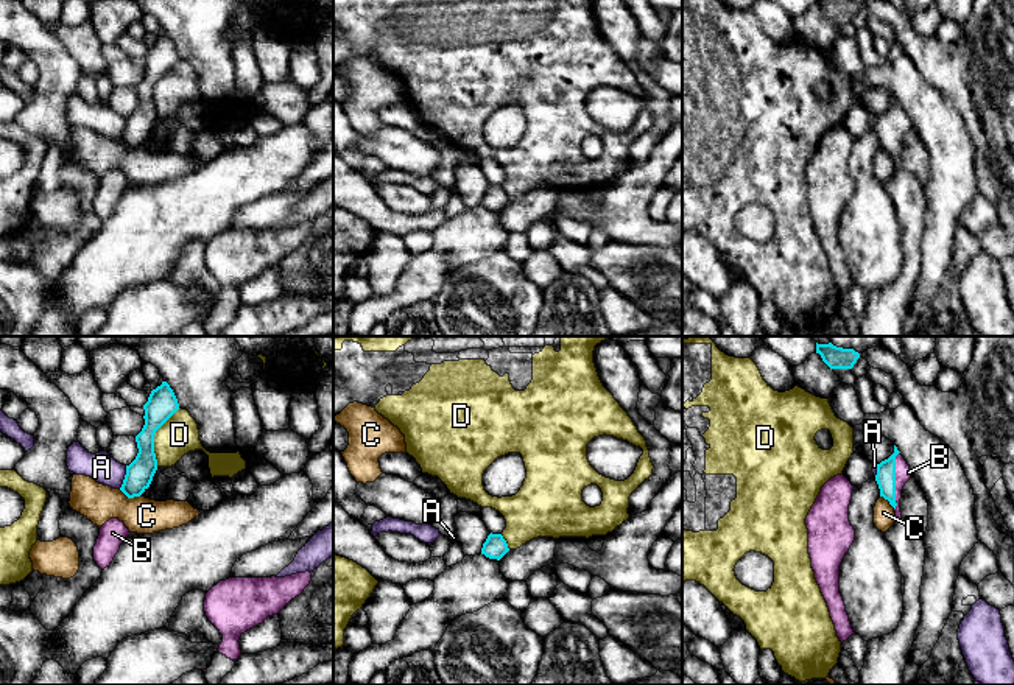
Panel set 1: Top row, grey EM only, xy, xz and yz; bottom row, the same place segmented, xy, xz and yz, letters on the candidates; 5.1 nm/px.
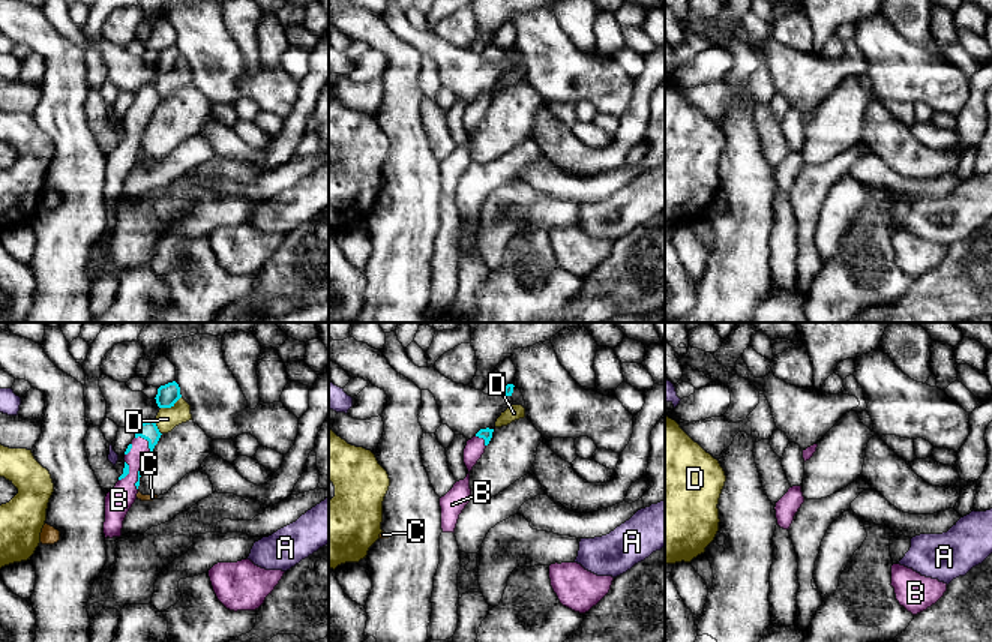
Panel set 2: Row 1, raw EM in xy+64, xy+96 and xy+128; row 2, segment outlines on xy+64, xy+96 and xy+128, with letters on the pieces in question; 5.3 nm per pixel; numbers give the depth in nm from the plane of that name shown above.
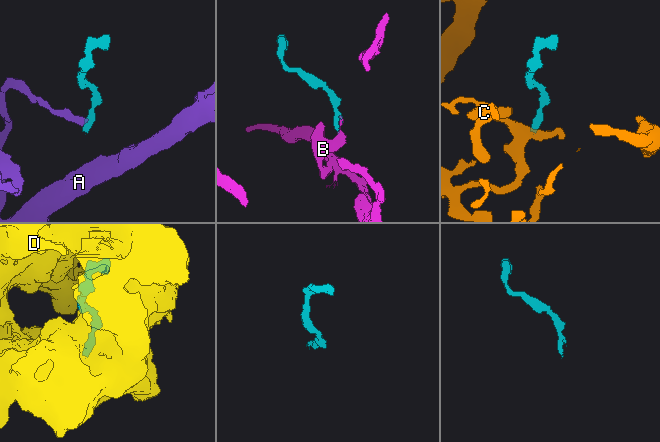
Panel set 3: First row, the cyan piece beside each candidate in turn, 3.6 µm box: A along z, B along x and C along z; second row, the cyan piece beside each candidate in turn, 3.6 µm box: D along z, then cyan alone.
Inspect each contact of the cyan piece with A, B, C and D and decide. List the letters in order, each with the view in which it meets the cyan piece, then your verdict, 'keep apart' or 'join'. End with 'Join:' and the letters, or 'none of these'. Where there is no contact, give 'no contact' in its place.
A: xy | keep apart
B: yz | join
C: xy | keep apart
D: xy | keep apart
Join: B

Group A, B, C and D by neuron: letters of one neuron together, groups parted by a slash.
A / B / C / D

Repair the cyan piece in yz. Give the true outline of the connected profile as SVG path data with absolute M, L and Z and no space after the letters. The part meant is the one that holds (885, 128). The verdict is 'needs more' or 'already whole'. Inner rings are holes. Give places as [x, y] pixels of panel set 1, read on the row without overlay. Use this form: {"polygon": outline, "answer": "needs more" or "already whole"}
{"polygon": "M894 97L894 104L888 111L877 115L875 132L880 140L880 148L888 151L889 156L894 159L896 171L902 170L900 163L902 140L910 129L911 129L910 117Z", "answer": "needs more"}

